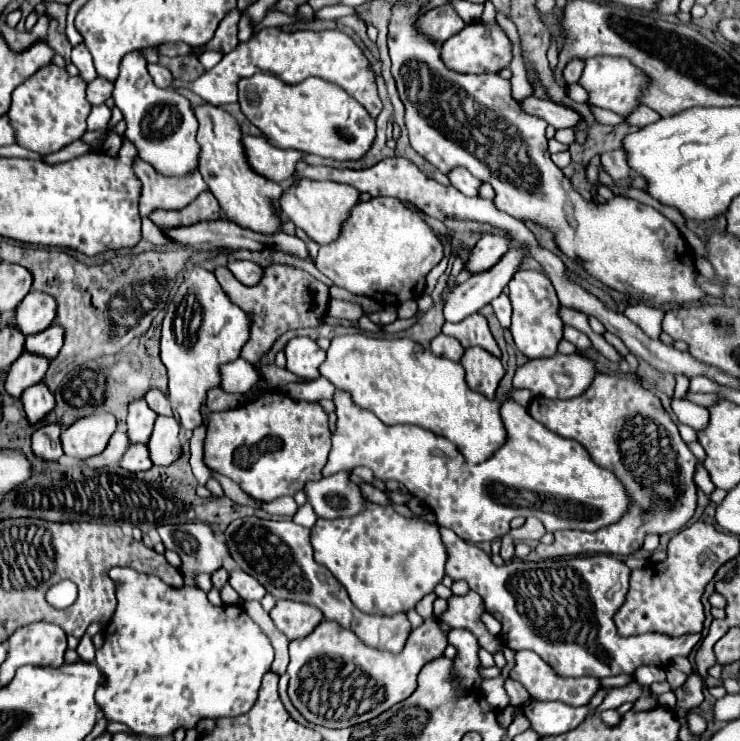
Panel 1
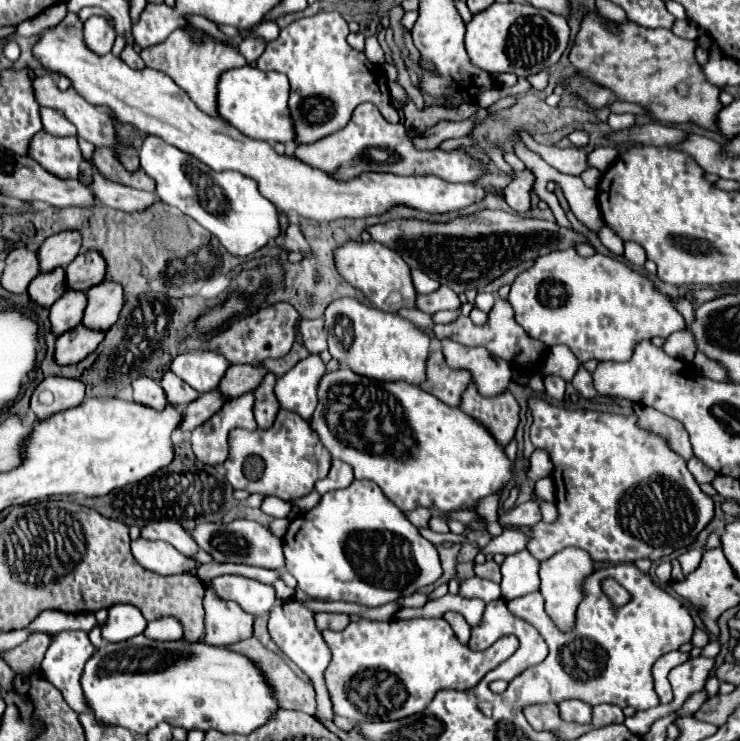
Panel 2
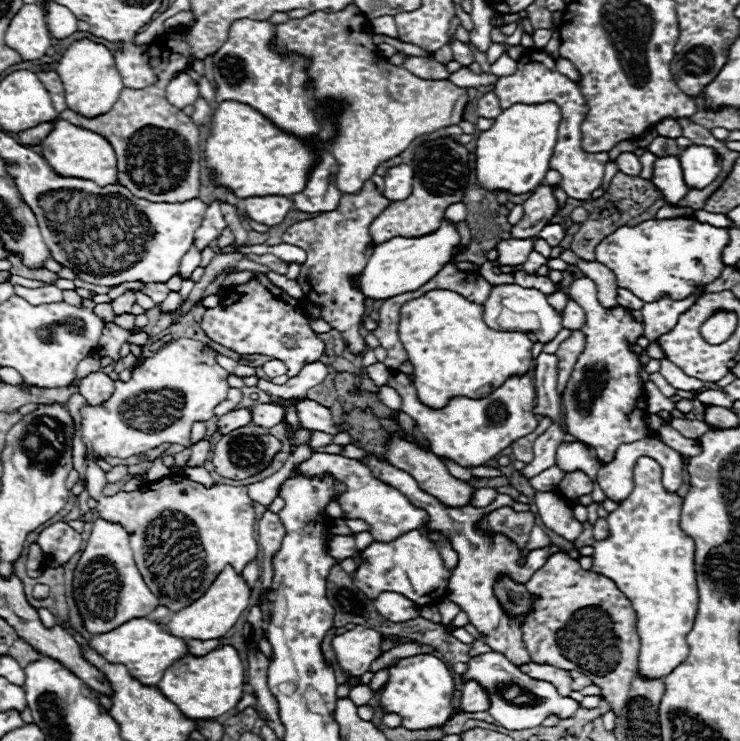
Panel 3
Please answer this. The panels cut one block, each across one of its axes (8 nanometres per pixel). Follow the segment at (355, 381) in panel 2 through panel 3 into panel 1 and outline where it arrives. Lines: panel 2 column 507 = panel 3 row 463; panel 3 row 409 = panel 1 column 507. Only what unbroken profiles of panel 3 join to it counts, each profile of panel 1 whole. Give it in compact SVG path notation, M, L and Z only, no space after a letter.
M336 392L336 394L334 394L334 404L336 404L338 422L336 422L336 432L334 432L334 436L332 436L332 450L330 450L330 456L328 456L328 464L324 466L322 476L328 478L328 476L332 476L332 474L336 474L336 472L340 472L340 470L352 470L352 468L356 468L356 466L368 466L368 468L374 472L374 476L380 478L380 480L390 480L390 478L394 478L394 480L402 482L402 484L408 488L410 494L418 496L424 504L428 504L428 508L434 512L436 522L438 522L440 526L454 530L454 532L456 532L462 540L466 540L466 542L478 544L478 542L484 542L484 540L502 538L504 534L510 532L510 520L516 518L516 516L524 516L524 518L536 516L536 518L546 526L548 532L562 530L562 528L578 528L578 526L582 526L582 530L586 530L586 532L594 532L594 530L604 528L604 526L584 526L582 522L590 522L590 524L592 524L592 522L614 524L614 522L618 522L618 520L630 510L630 504L632 504L630 494L628 494L628 490L624 488L624 484L616 478L614 472L610 472L608 468L598 466L598 464L590 458L590 454L584 450L584 446L582 446L580 442L568 440L568 438L560 438L560 436L556 436L554 432L546 432L546 428L544 428L540 422L536 422L536 420L532 420L532 416L528 416L528 412L526 412L524 406L520 406L520 404L516 404L516 402L512 402L512 400L506 400L506 402L502 404L502 420L504 420L504 426L506 426L506 432L508 432L508 442L506 442L490 460L486 460L484 464L478 464L478 466L470 466L470 464L466 464L466 462L460 462L460 460L458 460L460 454L456 452L456 448L452 446L452 442L446 440L444 436L438 436L438 434L434 434L434 432L430 432L430 430L416 428L416 426L386 426L386 424L382 424L372 412L368 412L368 410L364 410L364 408L358 408L346 392Z

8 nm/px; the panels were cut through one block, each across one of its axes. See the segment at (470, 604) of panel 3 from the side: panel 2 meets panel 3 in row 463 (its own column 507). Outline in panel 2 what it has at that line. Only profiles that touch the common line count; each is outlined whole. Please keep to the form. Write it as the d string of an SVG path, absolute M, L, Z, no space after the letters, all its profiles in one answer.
M442 340L442 352L452 368L466 368L472 372L480 394L496 396L508 388L512 378L510 364L506 360L496 360L486 348L468 348L454 340Z

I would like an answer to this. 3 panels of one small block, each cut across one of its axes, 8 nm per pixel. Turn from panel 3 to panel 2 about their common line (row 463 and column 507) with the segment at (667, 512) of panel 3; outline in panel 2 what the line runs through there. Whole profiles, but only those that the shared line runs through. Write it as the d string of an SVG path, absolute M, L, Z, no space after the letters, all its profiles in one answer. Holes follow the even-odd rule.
M412 618L412 620L390 620L390 622L370 622L356 620L344 630L322 632L324 642L332 652L332 660L324 672L324 682L332 700L334 714L348 718L350 722L370 722L370 720L400 720L410 714L422 712L434 694L444 688L468 690L476 686L482 676L496 668L502 660L514 654L518 640L514 636L504 636L484 652L472 652L468 646L460 644L452 628L444 618ZM382 668L396 676L396 682L382 694L382 704L376 716L362 714L348 701L346 690L354 674L360 670Z

